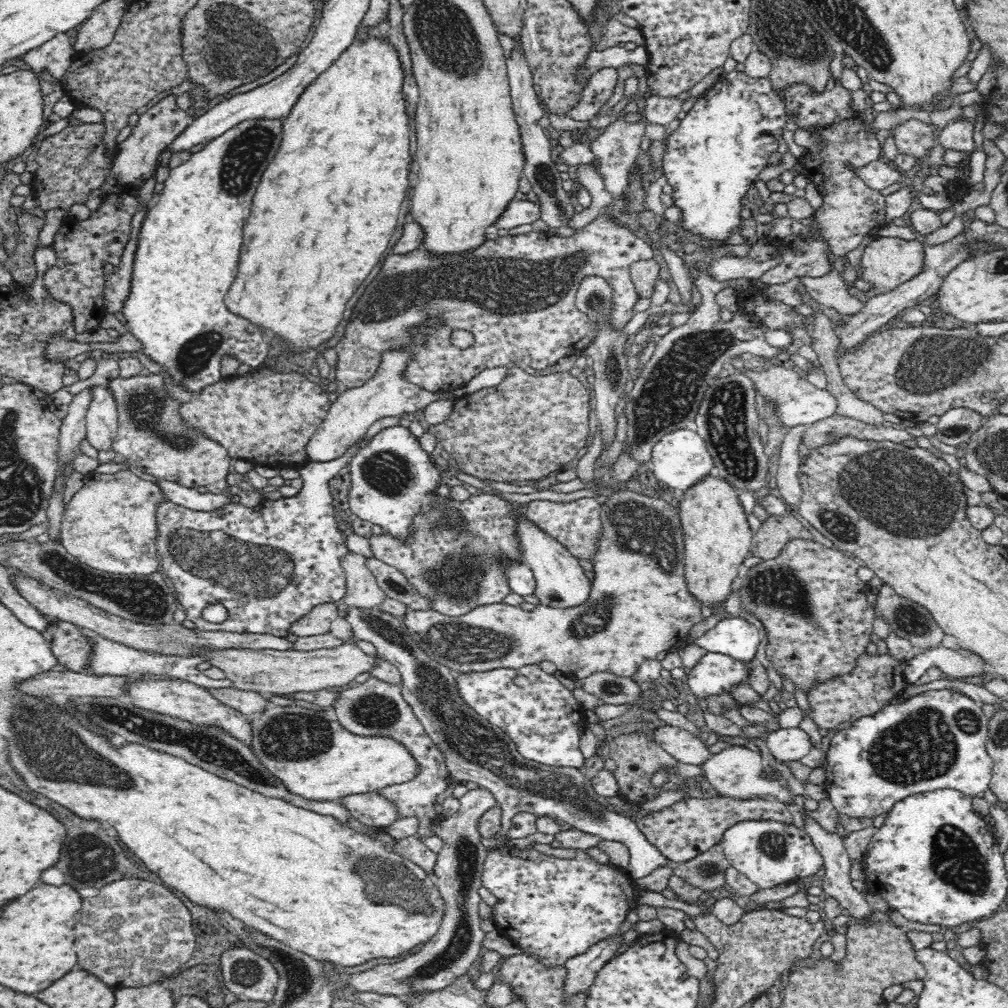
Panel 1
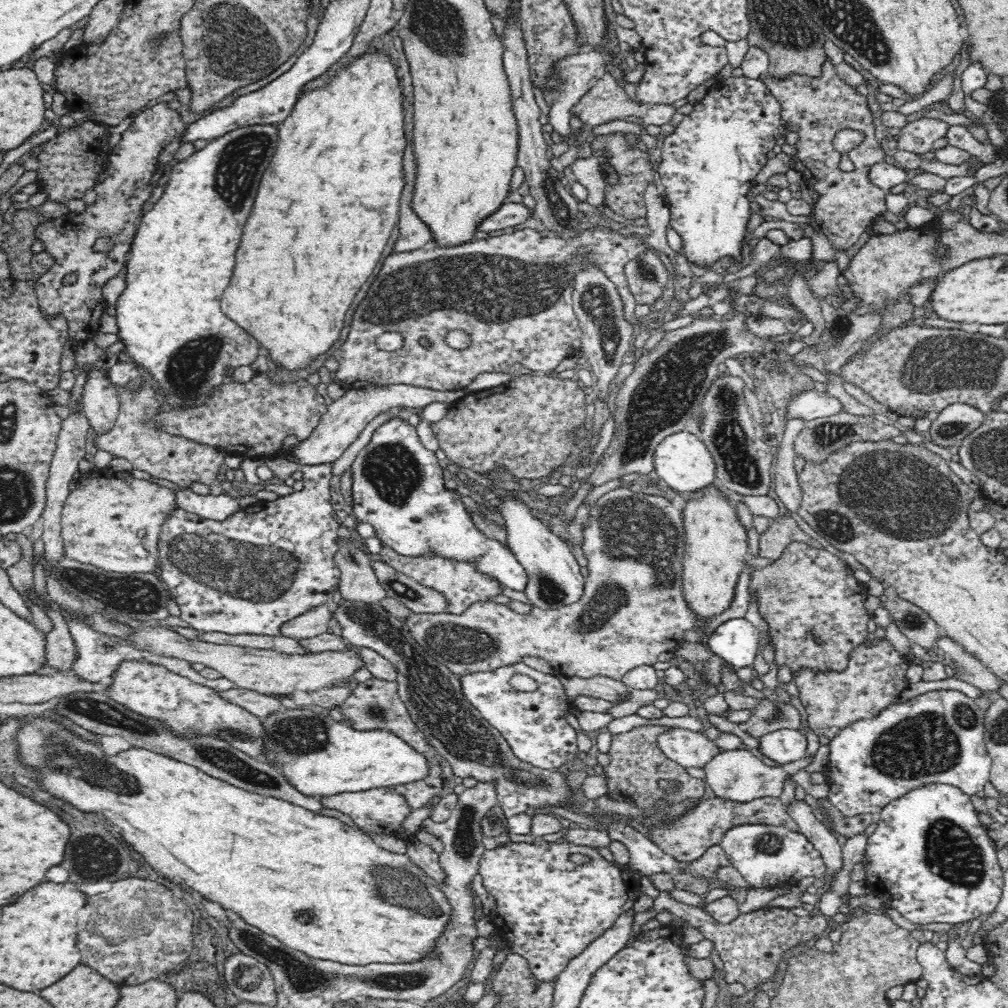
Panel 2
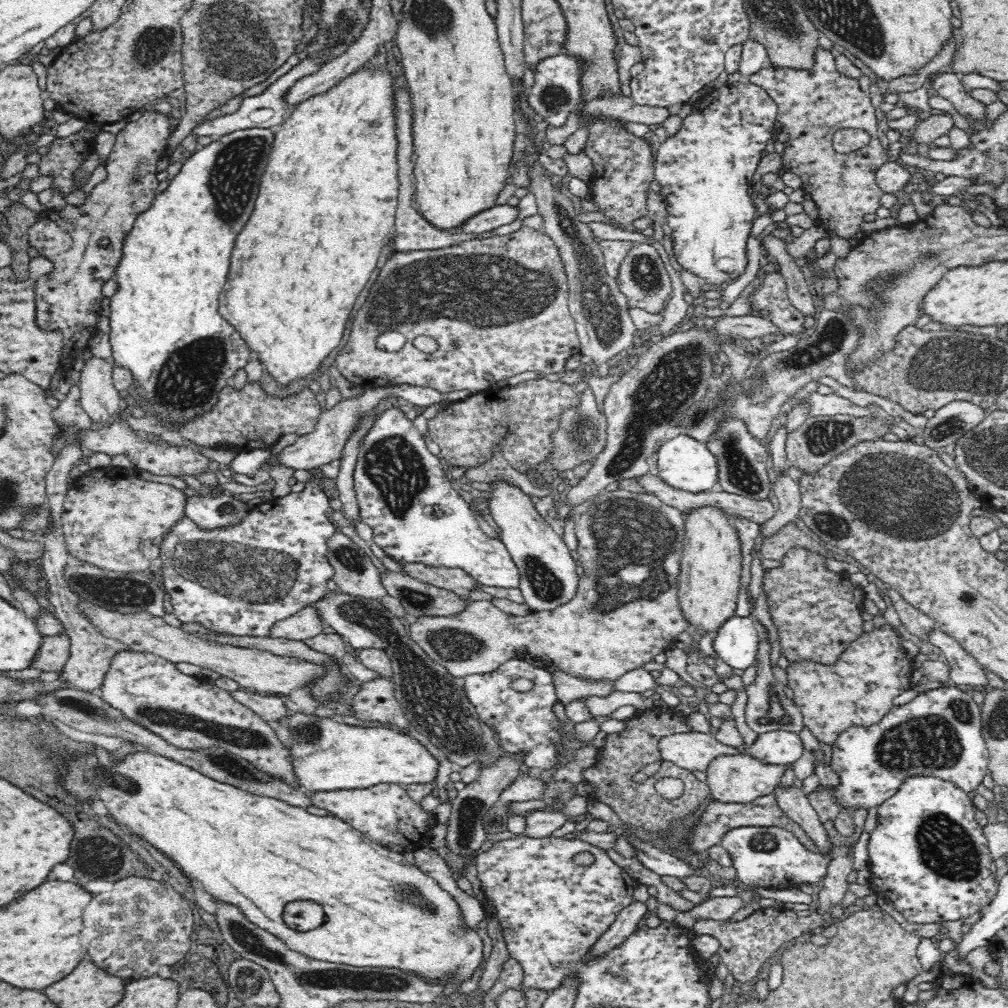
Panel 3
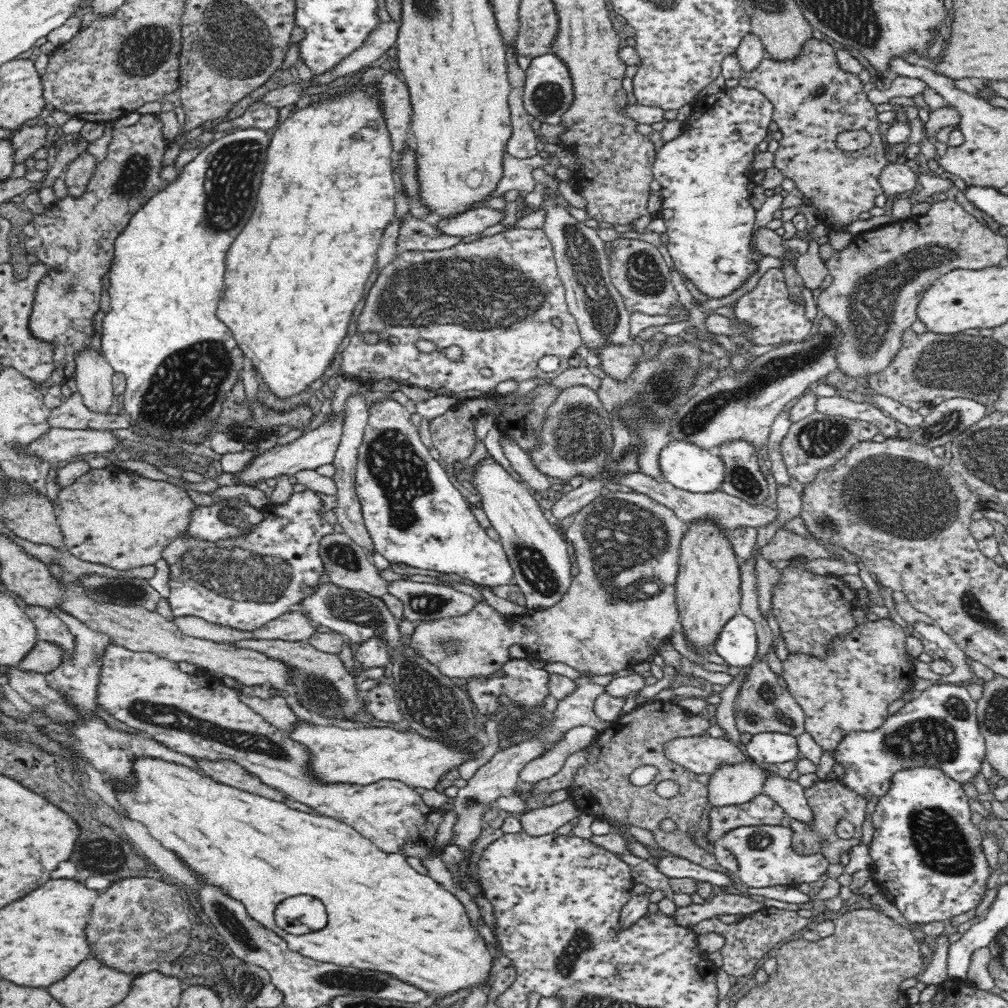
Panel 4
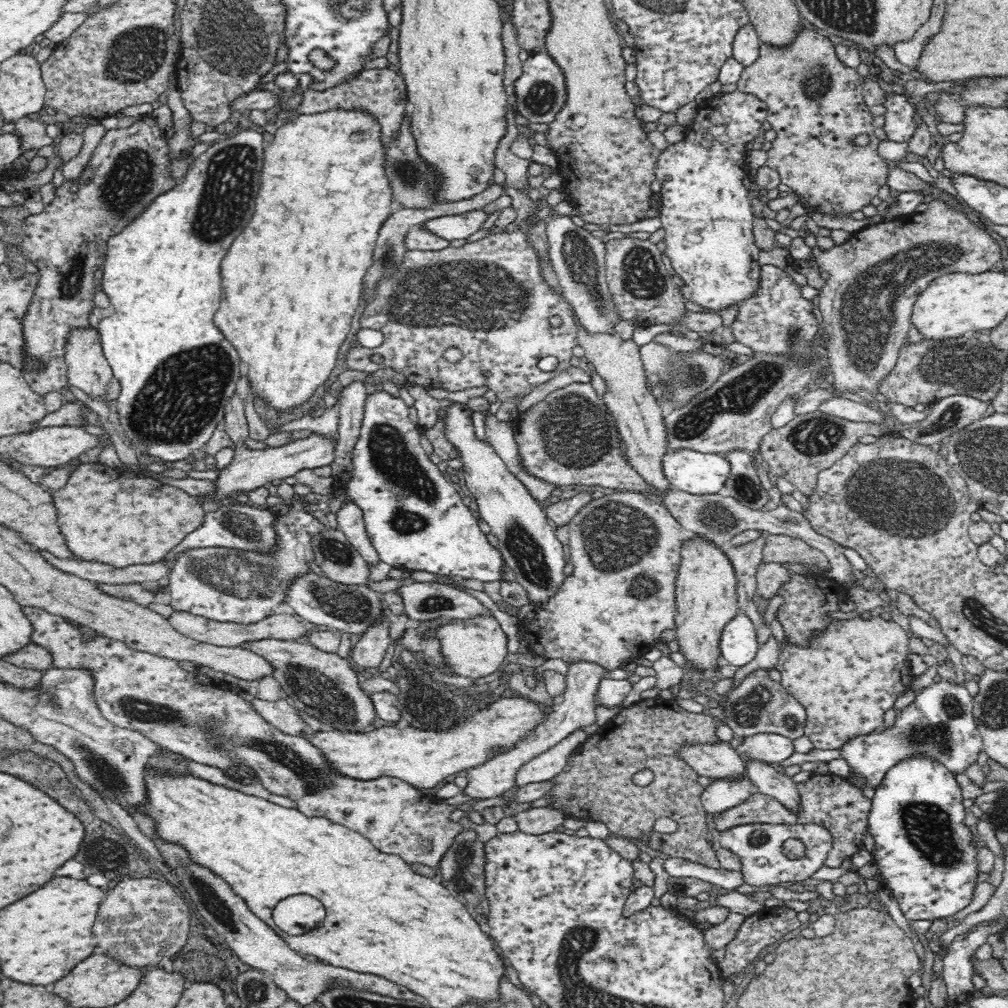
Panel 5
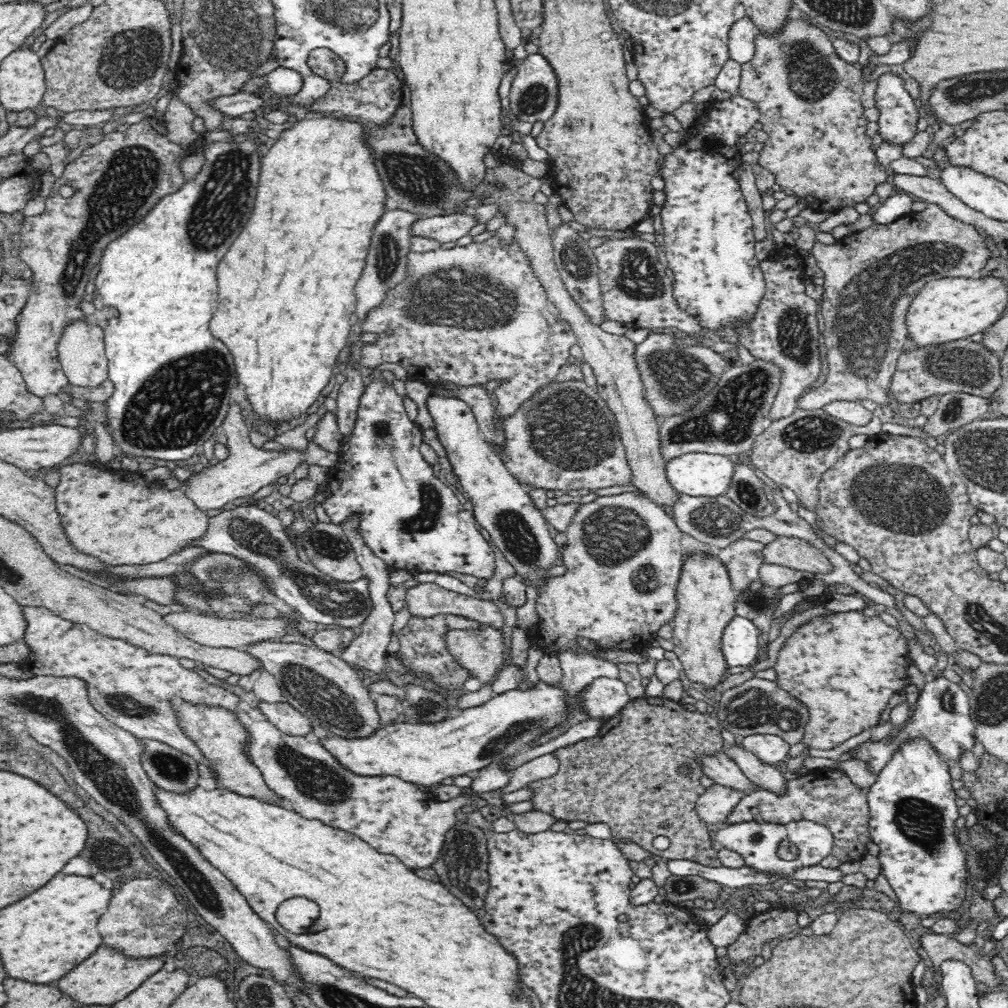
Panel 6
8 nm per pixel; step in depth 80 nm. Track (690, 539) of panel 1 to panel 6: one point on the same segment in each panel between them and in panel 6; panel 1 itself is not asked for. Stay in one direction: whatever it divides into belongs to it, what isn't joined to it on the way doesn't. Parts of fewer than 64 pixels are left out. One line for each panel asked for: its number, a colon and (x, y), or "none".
2: (715, 543)
3: (709, 579)
4: (707, 591)
5: (705, 589)
6: (705, 598)

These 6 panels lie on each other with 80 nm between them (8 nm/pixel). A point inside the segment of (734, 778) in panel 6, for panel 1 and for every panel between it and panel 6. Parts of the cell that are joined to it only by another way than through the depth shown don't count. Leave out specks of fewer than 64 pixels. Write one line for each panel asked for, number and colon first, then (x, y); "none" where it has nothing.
1: (684, 747)
2: (688, 749)
3: (694, 752)
4: (707, 755)
5: (720, 760)

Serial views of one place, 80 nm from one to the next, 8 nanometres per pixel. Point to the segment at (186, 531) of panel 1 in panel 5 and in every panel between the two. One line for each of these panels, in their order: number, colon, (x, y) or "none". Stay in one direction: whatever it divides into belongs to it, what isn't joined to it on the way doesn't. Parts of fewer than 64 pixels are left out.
2: (268, 563)
3: (239, 580)
4: (243, 584)
5: (227, 585)

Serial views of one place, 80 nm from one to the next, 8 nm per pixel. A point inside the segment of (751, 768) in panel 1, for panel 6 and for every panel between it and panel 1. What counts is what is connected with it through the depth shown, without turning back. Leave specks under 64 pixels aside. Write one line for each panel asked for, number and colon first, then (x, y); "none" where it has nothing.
2: (740, 775)
3: (731, 779)
4: (731, 785)
5: (720, 795)
6: (713, 807)

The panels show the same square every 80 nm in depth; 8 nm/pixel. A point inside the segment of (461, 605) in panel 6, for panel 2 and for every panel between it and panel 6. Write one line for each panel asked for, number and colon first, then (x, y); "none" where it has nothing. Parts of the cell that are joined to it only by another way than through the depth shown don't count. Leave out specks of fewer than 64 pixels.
2: (418, 598)
3: (420, 599)
4: (422, 601)
5: (423, 601)

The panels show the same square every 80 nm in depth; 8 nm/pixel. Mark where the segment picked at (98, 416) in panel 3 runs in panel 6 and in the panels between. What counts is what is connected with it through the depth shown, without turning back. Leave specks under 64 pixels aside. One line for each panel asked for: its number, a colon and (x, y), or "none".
4: (93, 375)
5: (86, 367)
6: (81, 349)

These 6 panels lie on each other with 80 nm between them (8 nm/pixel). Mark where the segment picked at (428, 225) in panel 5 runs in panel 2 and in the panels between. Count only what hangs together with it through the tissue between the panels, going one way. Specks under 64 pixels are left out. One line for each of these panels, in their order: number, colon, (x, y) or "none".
2: (510, 214)
3: (499, 215)
4: (474, 221)

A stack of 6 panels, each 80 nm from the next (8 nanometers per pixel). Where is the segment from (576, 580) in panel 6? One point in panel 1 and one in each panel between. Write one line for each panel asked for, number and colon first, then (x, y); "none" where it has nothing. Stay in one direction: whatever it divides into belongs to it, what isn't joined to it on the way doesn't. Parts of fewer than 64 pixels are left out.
1: (639, 605)
2: (632, 609)
3: (625, 611)
4: (620, 607)
5: (625, 548)

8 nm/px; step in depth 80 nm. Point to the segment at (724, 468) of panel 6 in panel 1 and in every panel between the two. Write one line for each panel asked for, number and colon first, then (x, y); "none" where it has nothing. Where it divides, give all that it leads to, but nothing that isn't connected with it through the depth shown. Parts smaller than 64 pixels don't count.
1: (680, 458)
2: (682, 460)
3: (682, 462)
4: (688, 467)
5: (694, 472)

